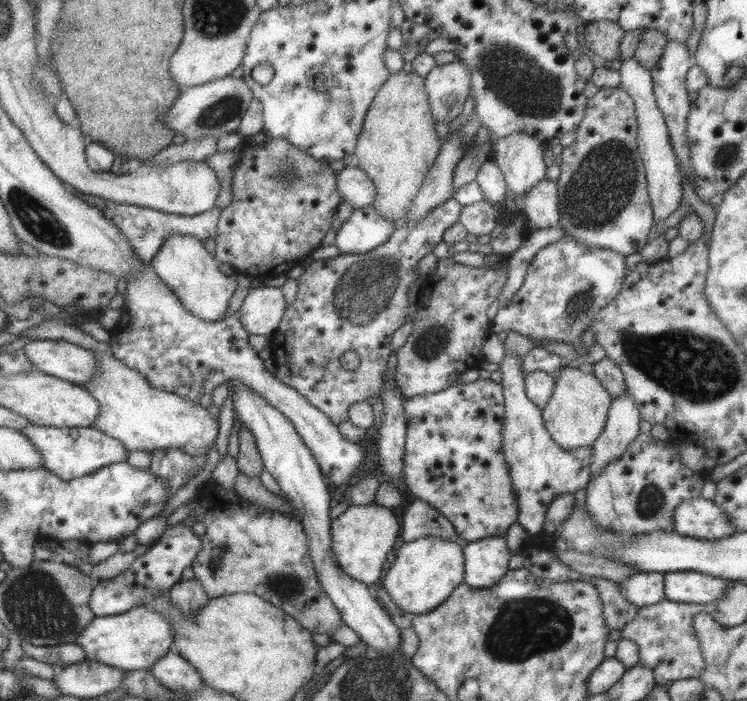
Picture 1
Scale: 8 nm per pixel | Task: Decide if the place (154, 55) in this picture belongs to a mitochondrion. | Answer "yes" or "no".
no

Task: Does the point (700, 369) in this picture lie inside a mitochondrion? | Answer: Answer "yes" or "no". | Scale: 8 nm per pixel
yes

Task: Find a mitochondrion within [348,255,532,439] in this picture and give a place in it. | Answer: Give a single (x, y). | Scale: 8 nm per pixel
(432, 340)

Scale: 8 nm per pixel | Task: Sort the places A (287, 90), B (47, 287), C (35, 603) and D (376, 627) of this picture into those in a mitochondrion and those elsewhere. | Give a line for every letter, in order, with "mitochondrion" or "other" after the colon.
A: other
B: other
C: mitochondrion
D: other

